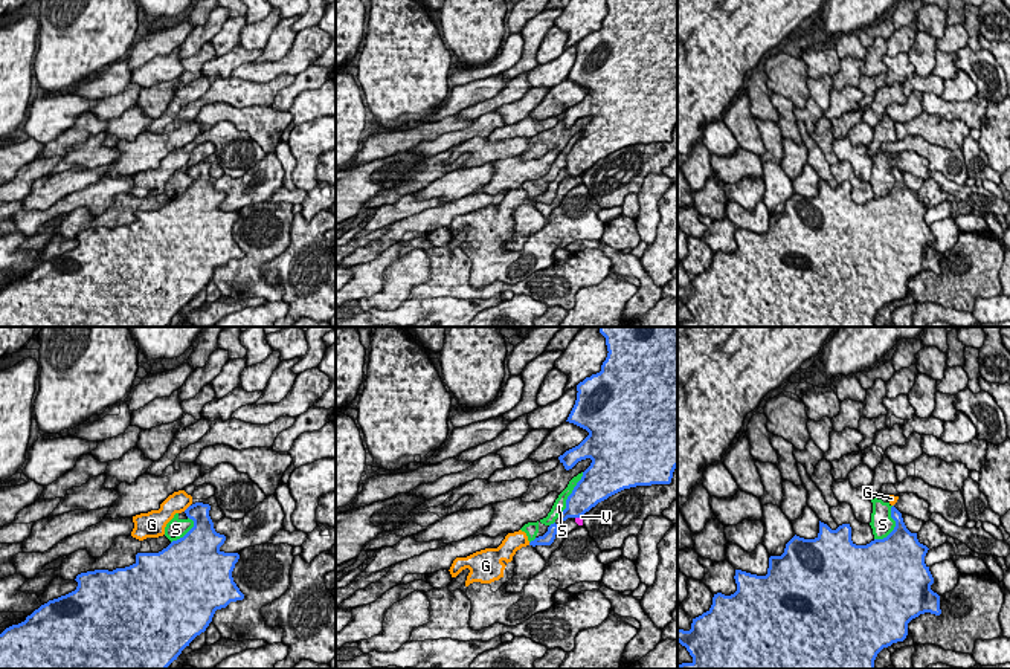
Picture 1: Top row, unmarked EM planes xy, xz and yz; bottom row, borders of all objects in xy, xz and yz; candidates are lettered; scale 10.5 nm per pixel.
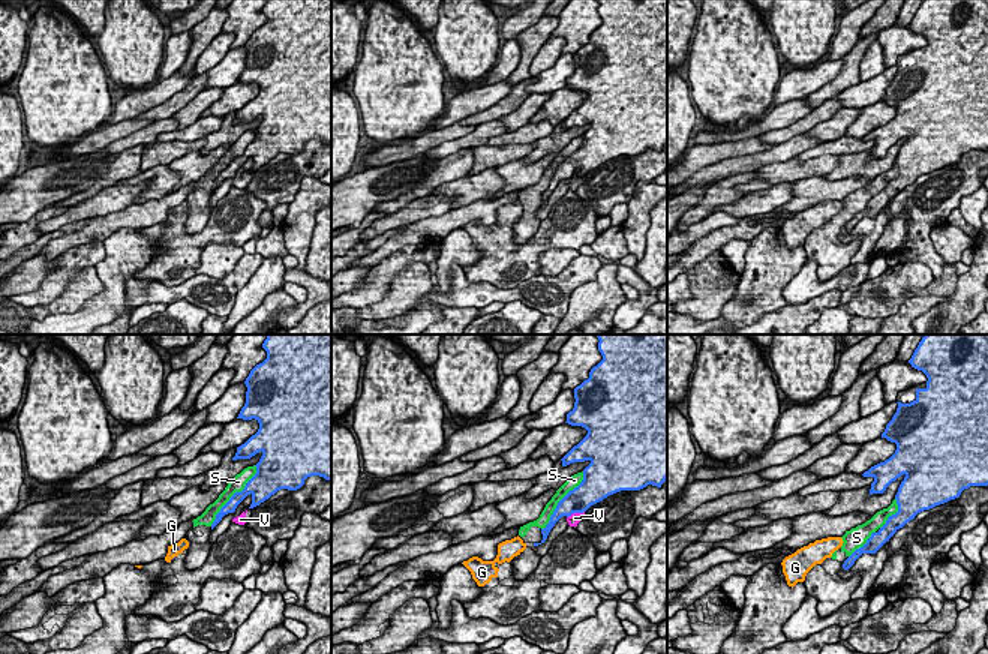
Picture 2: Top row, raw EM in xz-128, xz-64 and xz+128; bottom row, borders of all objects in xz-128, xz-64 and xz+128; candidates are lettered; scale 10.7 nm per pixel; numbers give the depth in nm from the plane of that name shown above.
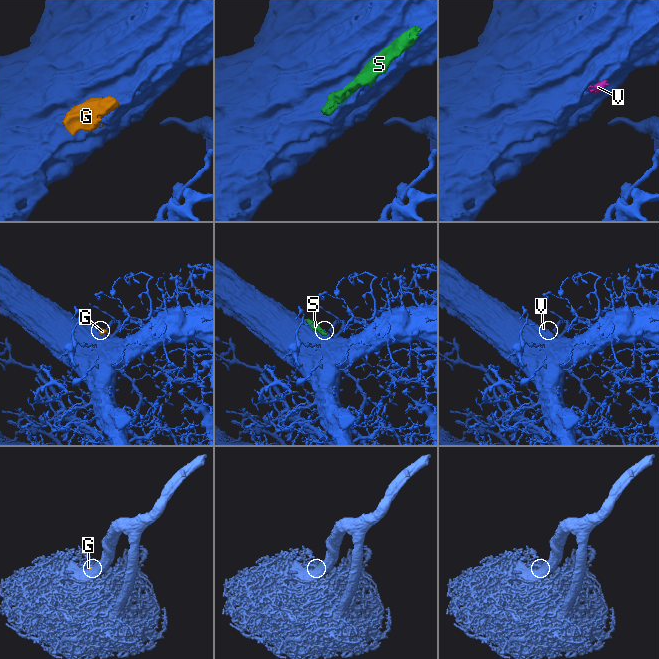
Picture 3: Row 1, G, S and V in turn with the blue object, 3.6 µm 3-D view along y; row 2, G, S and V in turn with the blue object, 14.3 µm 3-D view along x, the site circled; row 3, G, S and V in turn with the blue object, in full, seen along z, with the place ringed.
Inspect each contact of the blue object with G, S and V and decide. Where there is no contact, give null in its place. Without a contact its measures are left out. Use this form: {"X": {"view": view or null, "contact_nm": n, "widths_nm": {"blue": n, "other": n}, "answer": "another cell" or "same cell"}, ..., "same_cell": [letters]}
{"G": {"view": "xy", "contact_nm": 110, "widths_nm": {"blue": 220, "other": 220}, "answer": "another cell"}, "S": {"view": "xz", "contact_nm": 550, "widths_nm": {"blue": 320, "other": 130}, "answer": "another cell"}, "V": {"view": "xz", "contact_nm": 90, "widths_nm": {"blue": 280, "other": 70}, "answer": "another cell"}, "same_cell": []}

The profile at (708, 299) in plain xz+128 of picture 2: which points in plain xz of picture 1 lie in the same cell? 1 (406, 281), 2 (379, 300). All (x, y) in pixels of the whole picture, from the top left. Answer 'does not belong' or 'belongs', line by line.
1: belongs
2: belongs

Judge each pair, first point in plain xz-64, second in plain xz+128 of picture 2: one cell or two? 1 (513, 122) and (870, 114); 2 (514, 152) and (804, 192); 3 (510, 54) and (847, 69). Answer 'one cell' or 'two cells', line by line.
1: two cells
2: two cells
3: two cells

